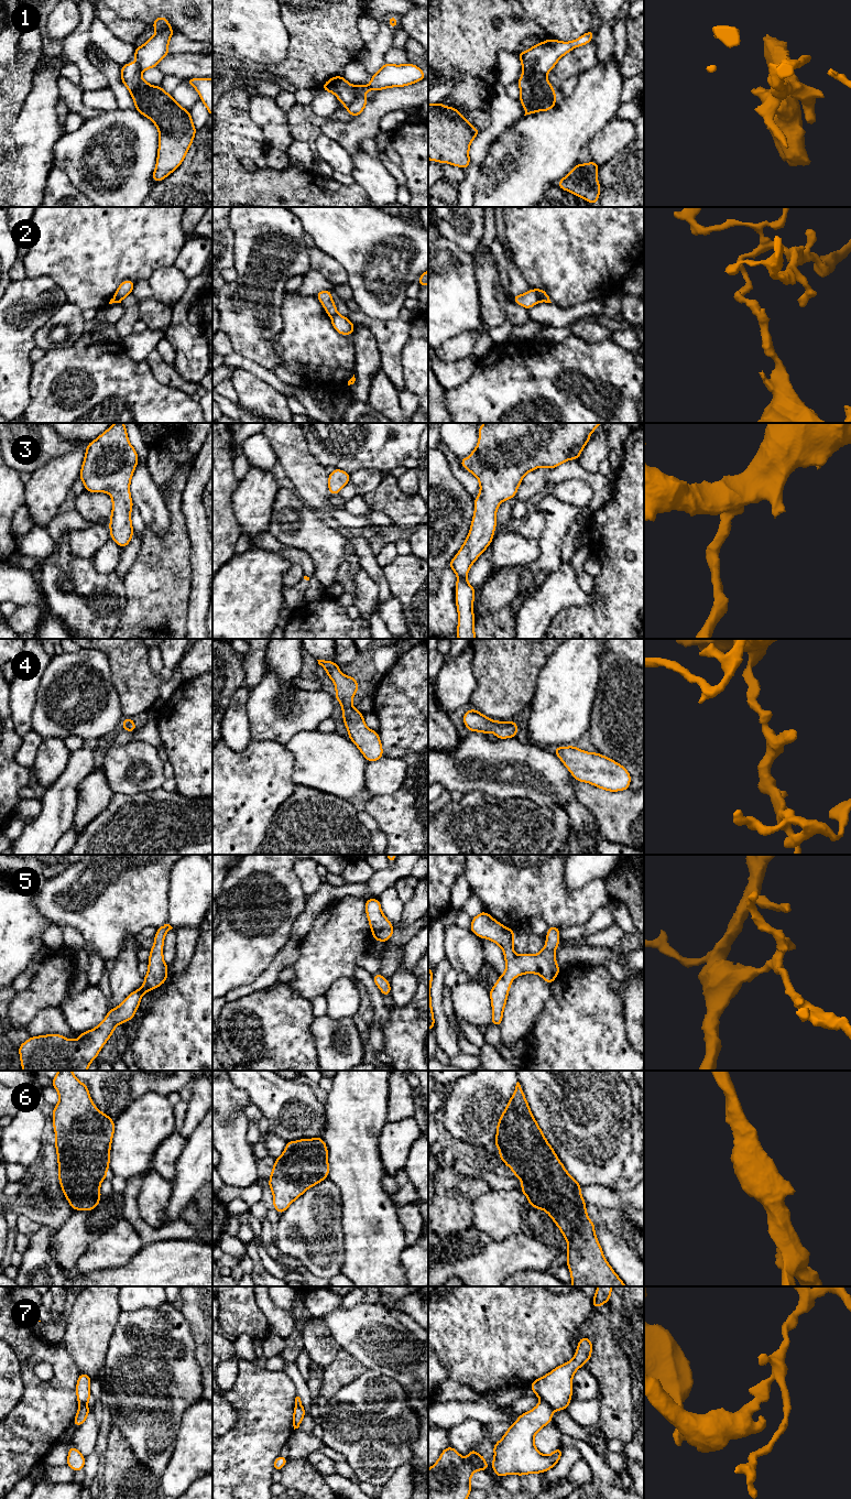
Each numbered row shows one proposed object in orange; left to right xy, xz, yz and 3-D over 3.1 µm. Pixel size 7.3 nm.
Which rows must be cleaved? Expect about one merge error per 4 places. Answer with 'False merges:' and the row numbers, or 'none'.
False merges: 1, 2, 7

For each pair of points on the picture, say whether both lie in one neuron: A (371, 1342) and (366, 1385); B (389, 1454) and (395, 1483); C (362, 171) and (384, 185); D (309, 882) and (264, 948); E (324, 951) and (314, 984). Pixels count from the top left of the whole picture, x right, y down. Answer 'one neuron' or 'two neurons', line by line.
A: two neurons
B: two neurons
C: one neuron
D: two neurons
E: one neuron

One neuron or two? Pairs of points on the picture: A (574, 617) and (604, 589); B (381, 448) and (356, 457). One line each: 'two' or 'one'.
A: one
B: one

